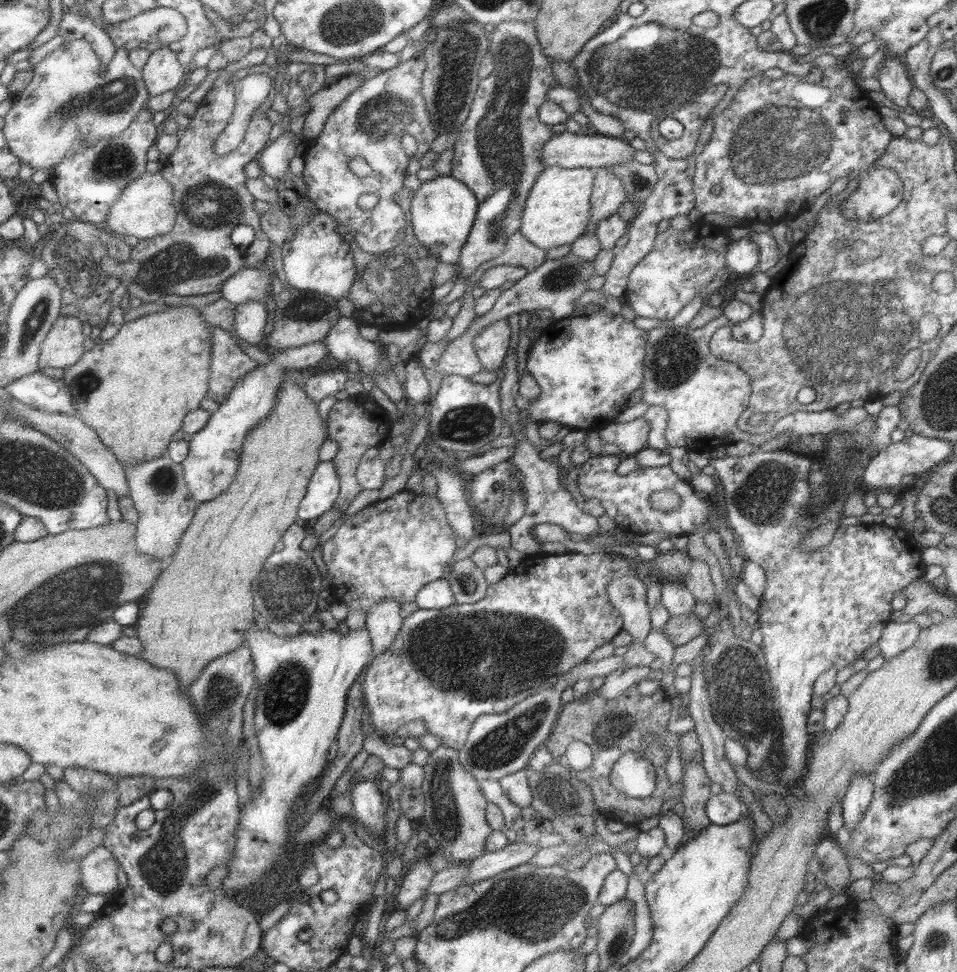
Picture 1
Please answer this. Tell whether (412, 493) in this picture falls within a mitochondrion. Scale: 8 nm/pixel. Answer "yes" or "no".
no

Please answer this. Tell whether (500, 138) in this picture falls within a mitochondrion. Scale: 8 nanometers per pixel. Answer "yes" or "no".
yes

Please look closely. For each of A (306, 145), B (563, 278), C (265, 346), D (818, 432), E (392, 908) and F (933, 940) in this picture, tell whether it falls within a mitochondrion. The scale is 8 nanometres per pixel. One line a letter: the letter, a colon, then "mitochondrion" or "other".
A: other
B: mitochondrion
C: other
D: other
E: other
F: mitochondrion

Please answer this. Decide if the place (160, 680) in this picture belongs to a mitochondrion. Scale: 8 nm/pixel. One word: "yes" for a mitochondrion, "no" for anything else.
no

